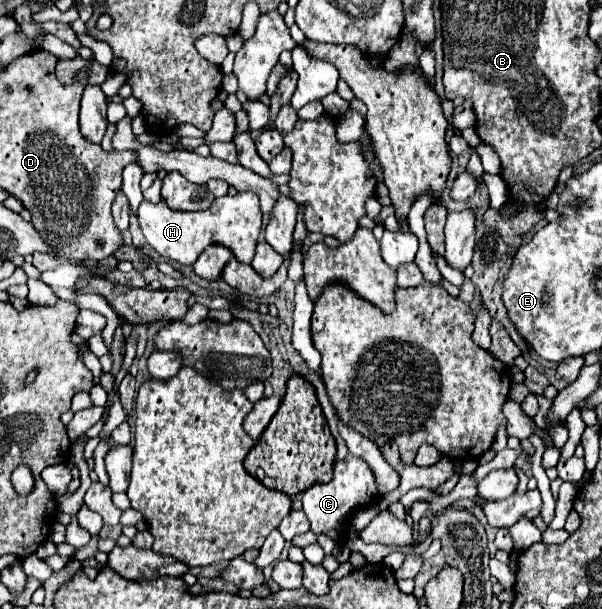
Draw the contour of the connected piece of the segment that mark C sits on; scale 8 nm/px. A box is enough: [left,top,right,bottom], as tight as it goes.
[301,454,379,542]

